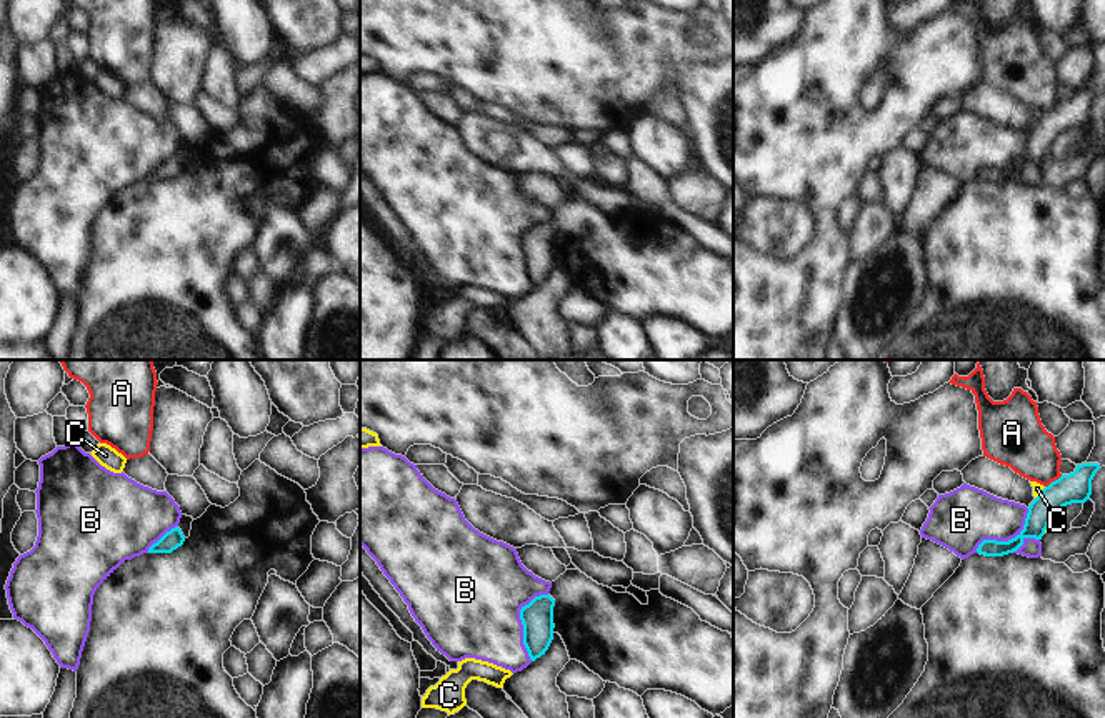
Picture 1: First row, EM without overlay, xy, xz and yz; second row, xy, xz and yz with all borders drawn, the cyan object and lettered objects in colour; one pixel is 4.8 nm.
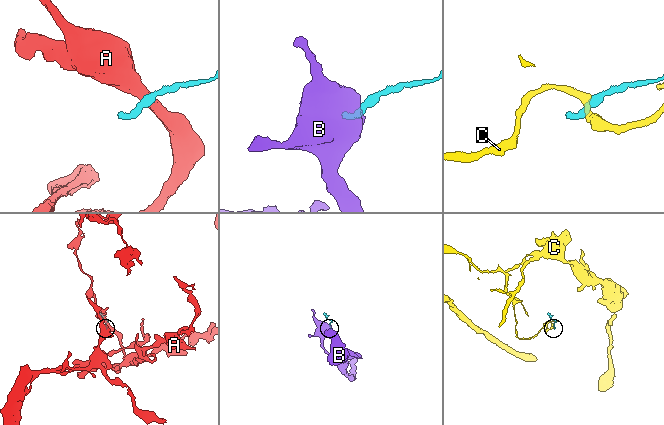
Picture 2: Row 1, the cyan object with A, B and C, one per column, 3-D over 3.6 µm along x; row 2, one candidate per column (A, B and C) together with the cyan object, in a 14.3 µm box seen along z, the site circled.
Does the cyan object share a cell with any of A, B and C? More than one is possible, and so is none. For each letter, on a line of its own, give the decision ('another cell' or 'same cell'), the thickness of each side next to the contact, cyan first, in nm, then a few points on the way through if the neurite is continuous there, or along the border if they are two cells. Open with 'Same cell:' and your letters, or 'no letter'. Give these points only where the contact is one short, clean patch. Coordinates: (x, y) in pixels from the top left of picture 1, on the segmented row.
Same cell: no letter
A: another cell; calibres 140 and 260 nm; border yz (1062, 475), (1045, 487)
B: another cell; calibres 160 and 460 nm; border xz (547, 593), (535, 595), (520, 610), (522, 643), (532, 660)
C: another cell; calibres 140 and 50 nm; border yz (1045, 487), (1035, 498)

